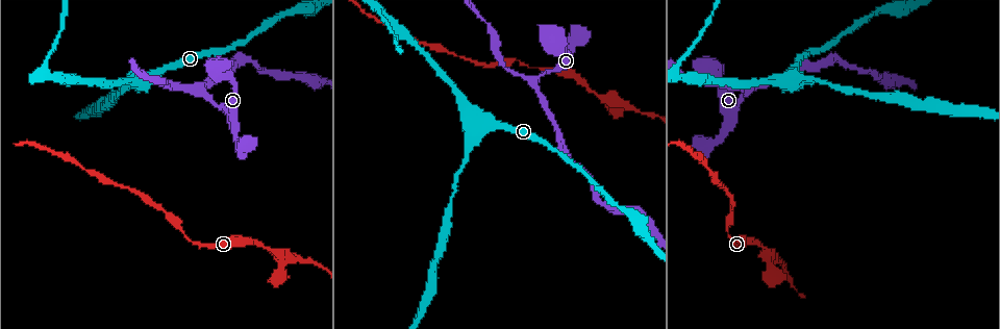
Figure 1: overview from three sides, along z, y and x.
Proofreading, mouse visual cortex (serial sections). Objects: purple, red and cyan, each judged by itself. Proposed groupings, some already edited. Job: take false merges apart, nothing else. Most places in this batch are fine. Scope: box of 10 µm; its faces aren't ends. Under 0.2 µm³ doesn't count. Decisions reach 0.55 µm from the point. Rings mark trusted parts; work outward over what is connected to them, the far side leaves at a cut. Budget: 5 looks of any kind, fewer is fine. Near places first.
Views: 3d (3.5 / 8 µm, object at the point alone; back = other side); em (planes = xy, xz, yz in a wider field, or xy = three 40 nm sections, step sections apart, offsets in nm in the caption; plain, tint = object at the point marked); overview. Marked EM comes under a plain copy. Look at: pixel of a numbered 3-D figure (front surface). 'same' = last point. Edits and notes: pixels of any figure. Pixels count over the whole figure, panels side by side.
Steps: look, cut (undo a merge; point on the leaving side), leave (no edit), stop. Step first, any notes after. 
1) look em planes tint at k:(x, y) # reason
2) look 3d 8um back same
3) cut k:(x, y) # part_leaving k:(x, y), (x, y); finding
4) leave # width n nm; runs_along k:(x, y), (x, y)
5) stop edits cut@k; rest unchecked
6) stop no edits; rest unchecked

look 3d 8um at 1:(200, 90) # thin neck

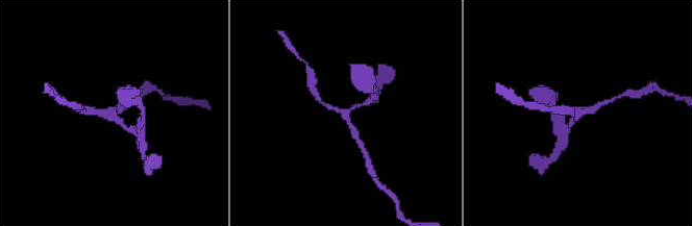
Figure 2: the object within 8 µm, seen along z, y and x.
look em planes tint same # arms 3; arm_widths 200, 200, 200 nm; now the EM

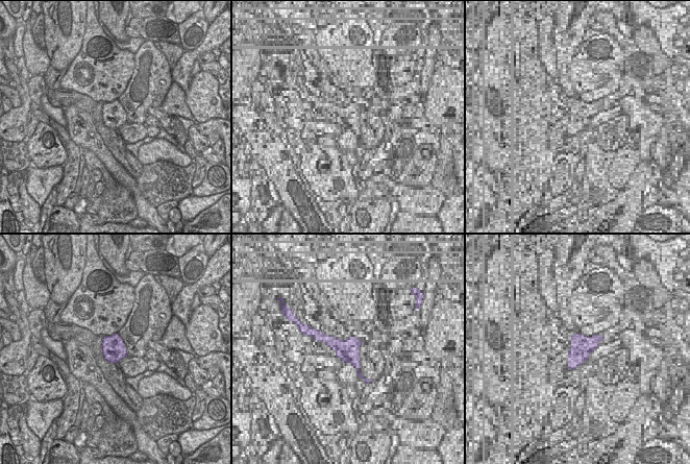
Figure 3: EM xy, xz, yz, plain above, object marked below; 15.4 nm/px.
leave # width 380 nm; runs_along 2:(565, 129), (581, 112), (600, 103); continuous, no second cell

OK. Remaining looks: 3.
look 3d 3.5um at 1:(479, 122) # arms part here

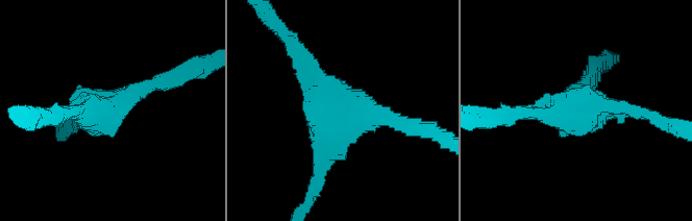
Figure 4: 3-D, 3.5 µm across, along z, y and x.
look em xy step 1 tint at 4:(343, 114)

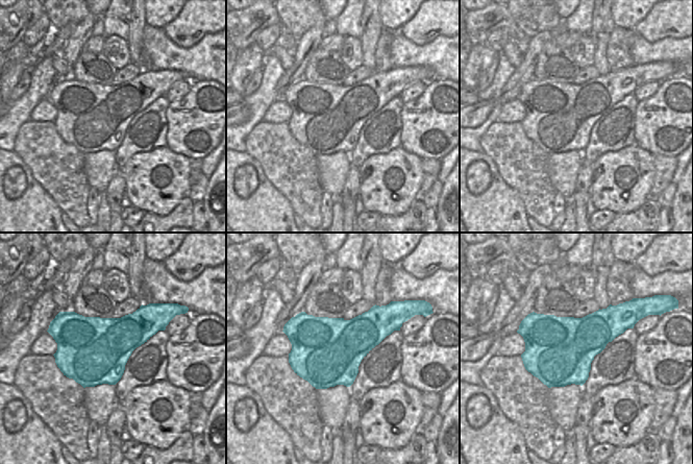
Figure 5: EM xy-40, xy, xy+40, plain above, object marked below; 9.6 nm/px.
leave # arms 3; arm_widths 200, 250, 250 nm; runs_along 4:(403, 124), (343, 114), (304, 60); one cell here

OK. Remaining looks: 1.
stop no edits; rest unchecked

